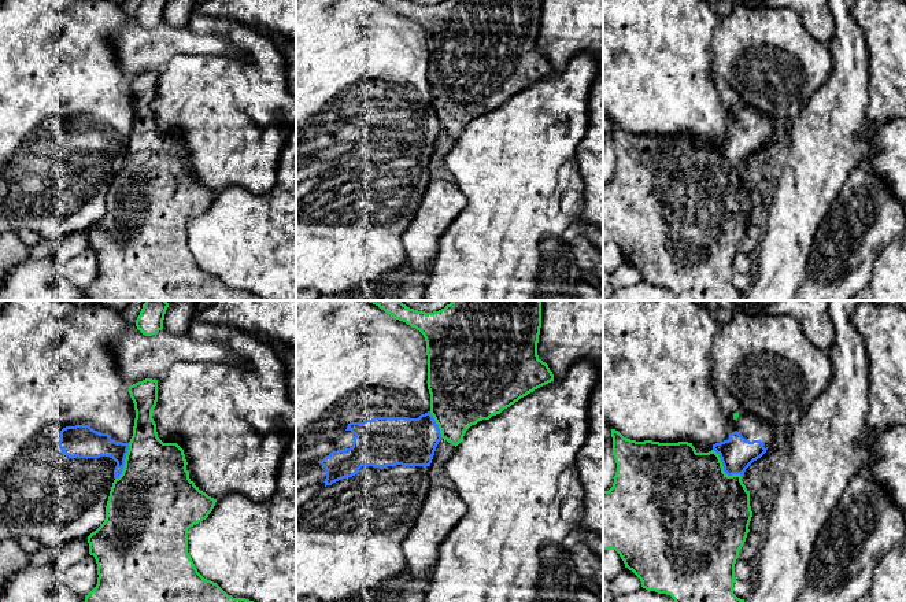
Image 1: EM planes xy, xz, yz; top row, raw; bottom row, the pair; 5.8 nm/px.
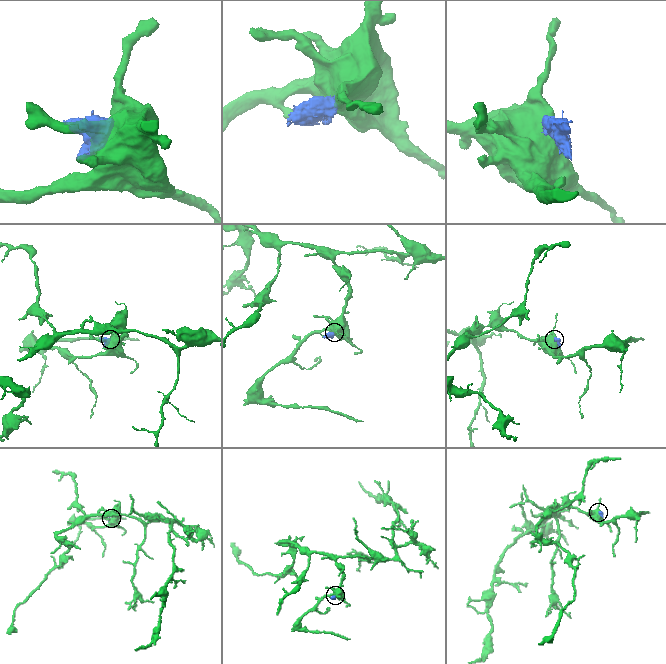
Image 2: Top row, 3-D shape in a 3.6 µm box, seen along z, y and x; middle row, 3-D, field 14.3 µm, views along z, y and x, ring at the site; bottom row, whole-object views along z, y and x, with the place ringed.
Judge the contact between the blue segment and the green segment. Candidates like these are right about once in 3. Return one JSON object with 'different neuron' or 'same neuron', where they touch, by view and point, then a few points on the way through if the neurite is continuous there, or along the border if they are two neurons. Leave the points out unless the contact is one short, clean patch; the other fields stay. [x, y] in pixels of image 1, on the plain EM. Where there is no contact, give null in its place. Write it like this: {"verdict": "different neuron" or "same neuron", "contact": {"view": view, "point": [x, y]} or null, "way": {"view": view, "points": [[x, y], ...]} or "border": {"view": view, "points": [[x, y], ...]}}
{"verdict": "different neuron", "contact": {"view": "yz", "point": [724, 162]}, "border": {"view": "yz", "points": [[713, 141], [728, 167], [742, 169]]}}

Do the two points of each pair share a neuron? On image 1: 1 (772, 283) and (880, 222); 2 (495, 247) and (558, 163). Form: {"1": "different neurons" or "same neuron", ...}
{"1": "different neurons", "2": "same neuron"}

